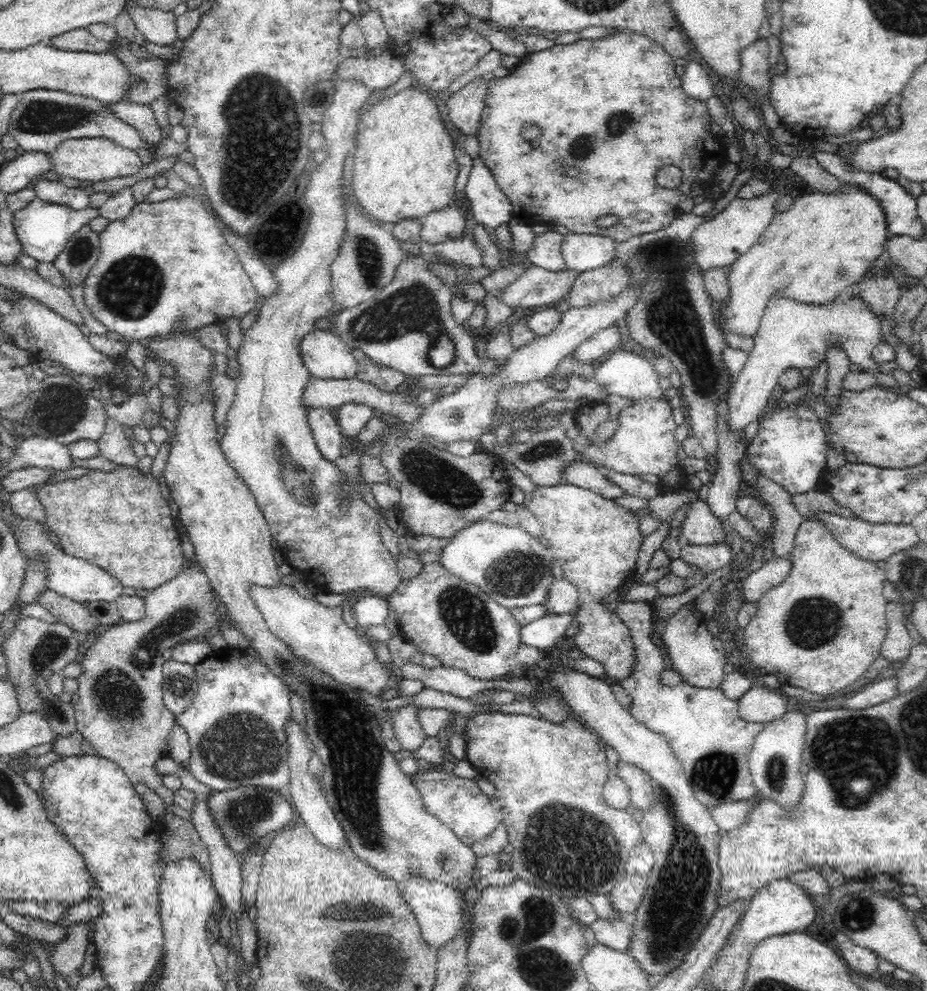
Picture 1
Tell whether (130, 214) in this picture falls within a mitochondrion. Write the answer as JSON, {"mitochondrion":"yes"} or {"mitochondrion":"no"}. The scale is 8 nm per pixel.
{"mitochondrion":"no"}

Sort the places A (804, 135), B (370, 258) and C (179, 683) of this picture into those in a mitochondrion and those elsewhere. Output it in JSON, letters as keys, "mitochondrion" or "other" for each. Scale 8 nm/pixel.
{"A":"other","B":"mitochondrion","C":"mitochondrion"}

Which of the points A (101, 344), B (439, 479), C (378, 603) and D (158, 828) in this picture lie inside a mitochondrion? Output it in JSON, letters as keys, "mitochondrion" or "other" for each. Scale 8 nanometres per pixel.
{"A":"other","B":"mitochondrion","C":"other","D":"other"}

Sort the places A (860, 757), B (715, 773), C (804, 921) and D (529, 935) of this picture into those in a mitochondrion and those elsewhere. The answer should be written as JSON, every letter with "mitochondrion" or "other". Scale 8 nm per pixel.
{"A":"mitochondrion","B":"mitochondrion","C":"other","D":"mitochondrion"}

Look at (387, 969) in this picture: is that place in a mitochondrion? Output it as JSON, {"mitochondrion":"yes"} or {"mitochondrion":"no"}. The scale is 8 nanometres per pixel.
{"mitochondrion":"yes"}

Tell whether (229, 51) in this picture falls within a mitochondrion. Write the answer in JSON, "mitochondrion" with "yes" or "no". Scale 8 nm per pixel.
{"mitochondrion":"no"}

